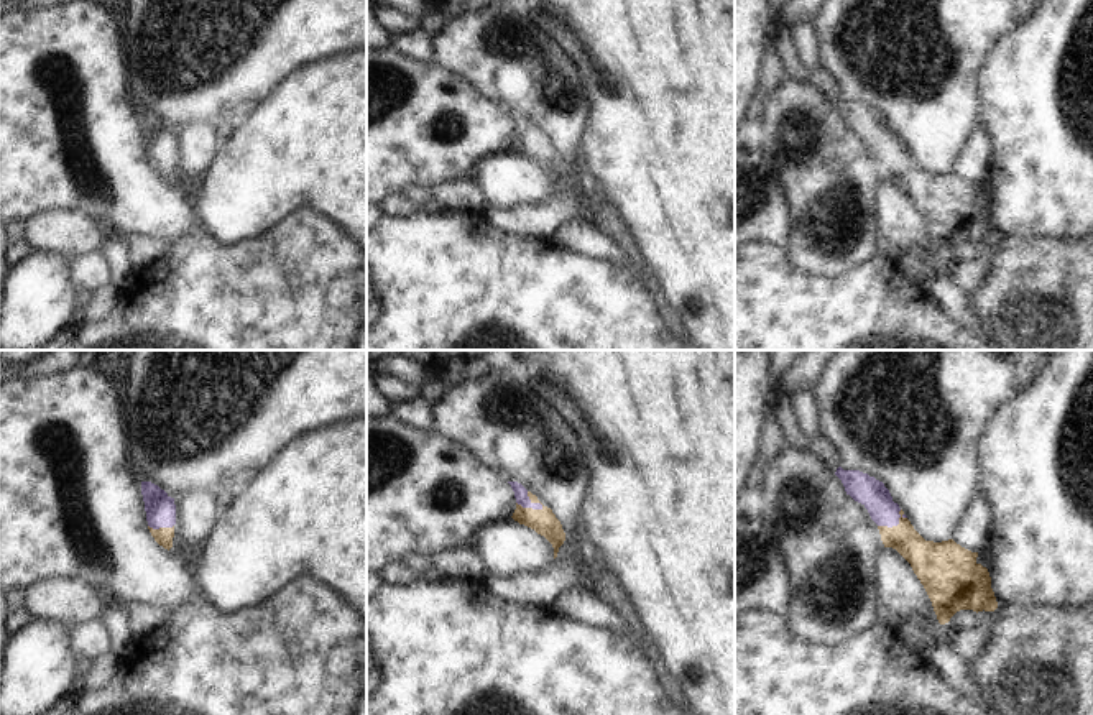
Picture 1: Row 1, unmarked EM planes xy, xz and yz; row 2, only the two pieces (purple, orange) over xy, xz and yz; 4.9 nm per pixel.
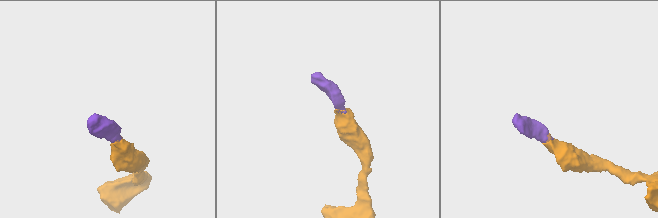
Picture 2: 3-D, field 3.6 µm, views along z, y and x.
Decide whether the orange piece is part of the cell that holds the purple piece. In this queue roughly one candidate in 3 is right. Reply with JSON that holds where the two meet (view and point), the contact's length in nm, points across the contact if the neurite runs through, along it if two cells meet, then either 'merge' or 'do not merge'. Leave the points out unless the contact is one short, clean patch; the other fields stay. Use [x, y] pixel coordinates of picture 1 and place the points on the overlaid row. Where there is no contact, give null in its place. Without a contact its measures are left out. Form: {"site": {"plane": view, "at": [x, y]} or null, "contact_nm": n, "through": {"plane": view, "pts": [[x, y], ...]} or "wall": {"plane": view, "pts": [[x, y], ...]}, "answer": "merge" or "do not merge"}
{"site": {"plane": "xz", "at": [530, 507]}, "contact_nm": 140, "through": {"plane": "xz", "pts": [[521, 497], [530, 507], [543, 521]]}, "answer": "merge"}

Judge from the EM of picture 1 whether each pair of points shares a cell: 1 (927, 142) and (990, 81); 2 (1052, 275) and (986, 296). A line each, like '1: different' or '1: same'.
1: different
2: same

